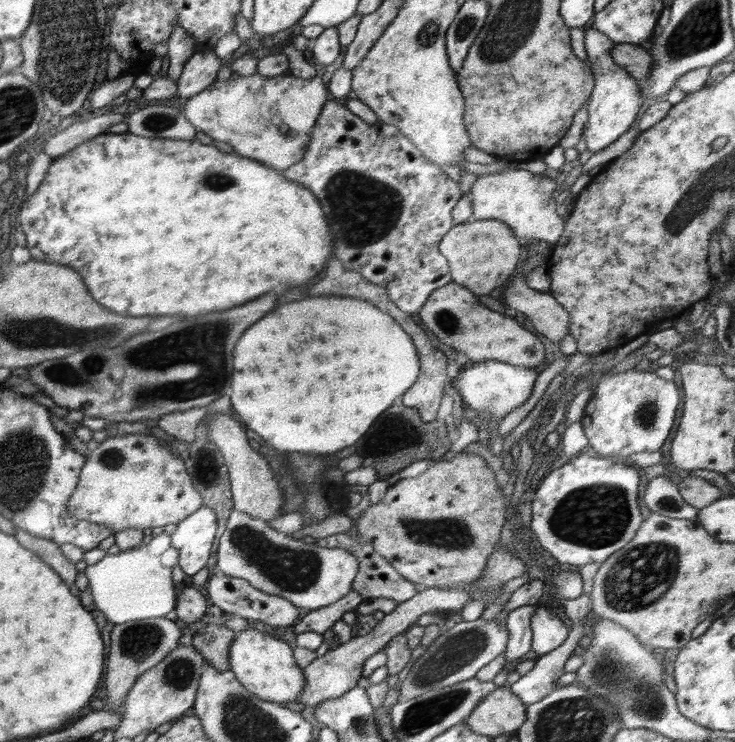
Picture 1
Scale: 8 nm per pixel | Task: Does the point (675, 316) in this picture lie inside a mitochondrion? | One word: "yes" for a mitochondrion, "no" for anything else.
no

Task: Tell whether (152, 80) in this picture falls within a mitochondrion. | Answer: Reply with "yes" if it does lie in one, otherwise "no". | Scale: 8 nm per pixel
no

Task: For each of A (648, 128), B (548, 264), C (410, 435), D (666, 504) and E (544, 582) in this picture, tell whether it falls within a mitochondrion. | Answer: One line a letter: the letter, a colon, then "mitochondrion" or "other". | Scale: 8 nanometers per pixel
A: other
B: other
C: mitochondrion
D: mitochondrion
E: other

